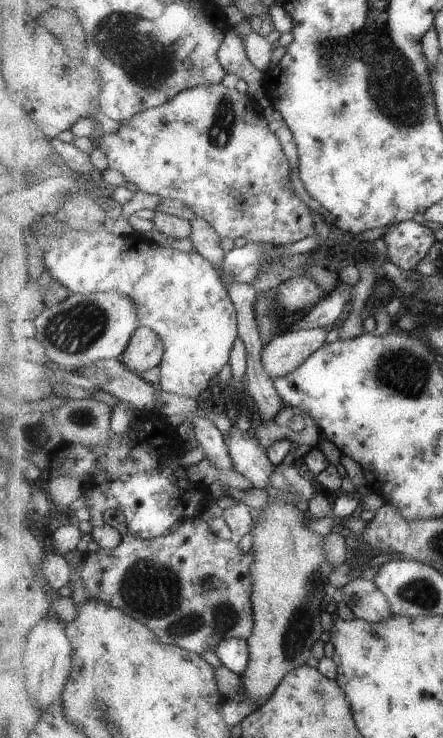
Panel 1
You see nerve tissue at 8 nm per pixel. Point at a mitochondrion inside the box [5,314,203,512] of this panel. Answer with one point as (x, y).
(81, 417)

